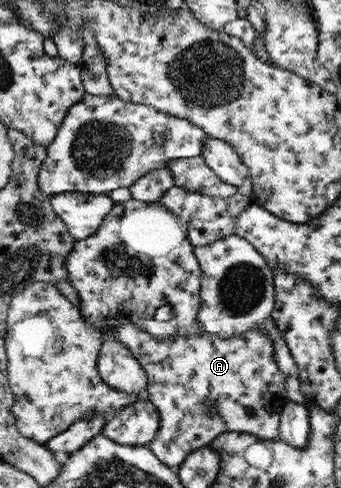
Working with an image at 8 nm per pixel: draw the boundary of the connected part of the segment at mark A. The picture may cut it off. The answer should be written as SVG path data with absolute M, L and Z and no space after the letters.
M122 323L114 327L112 336L116 338L130 353L133 358L139 363L139 366L146 374L146 391L148 392L148 401L153 403L161 415L160 428L157 430L157 436L149 443L148 448L155 456L161 460L167 467L175 469L186 461L186 457L203 446L209 446L210 443L223 433L245 433L255 438L268 440L273 442L278 438L278 421L282 406L286 404L286 375L279 370L277 361L274 358L273 342L270 341L269 335L263 330L249 330L246 333L238 334L233 338L219 338L218 335L202 332L201 334L178 334L172 338L155 338L153 334L142 330L141 325L137 323Z

